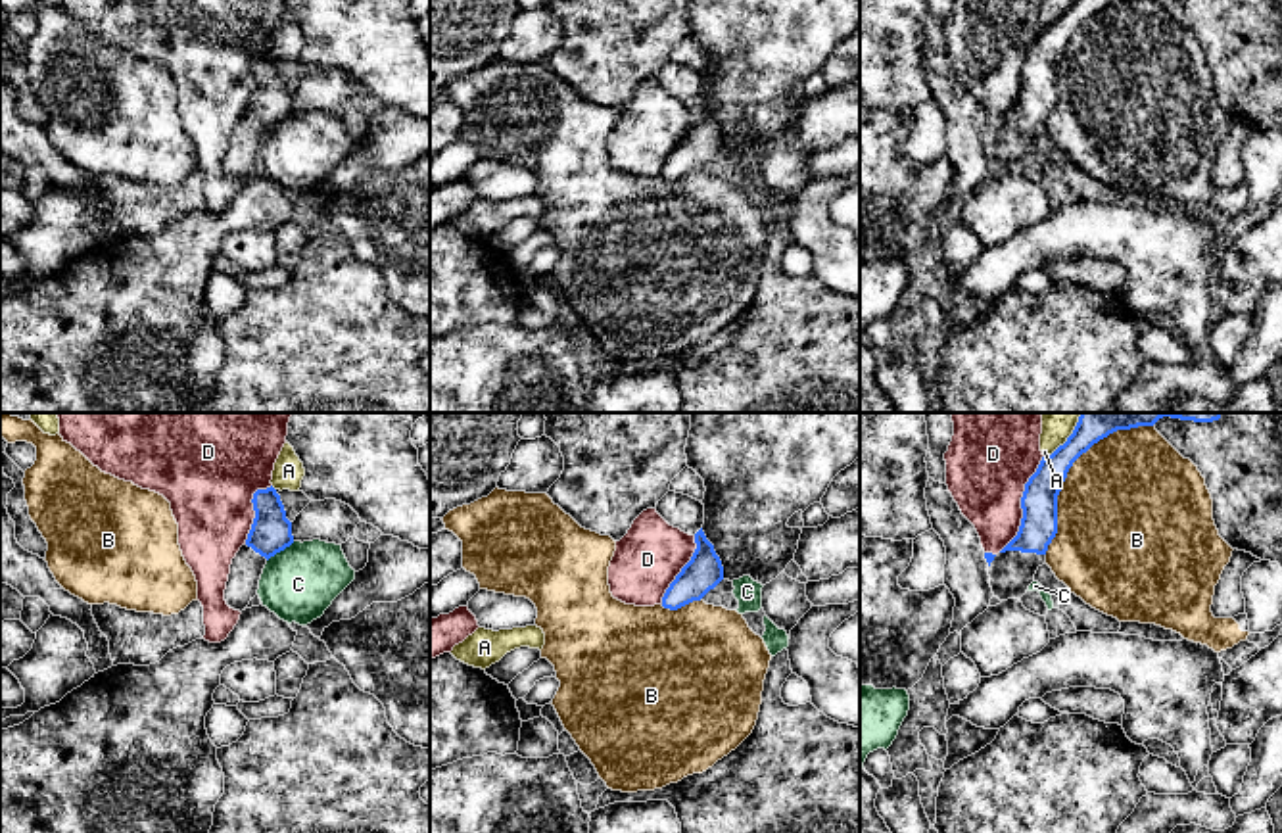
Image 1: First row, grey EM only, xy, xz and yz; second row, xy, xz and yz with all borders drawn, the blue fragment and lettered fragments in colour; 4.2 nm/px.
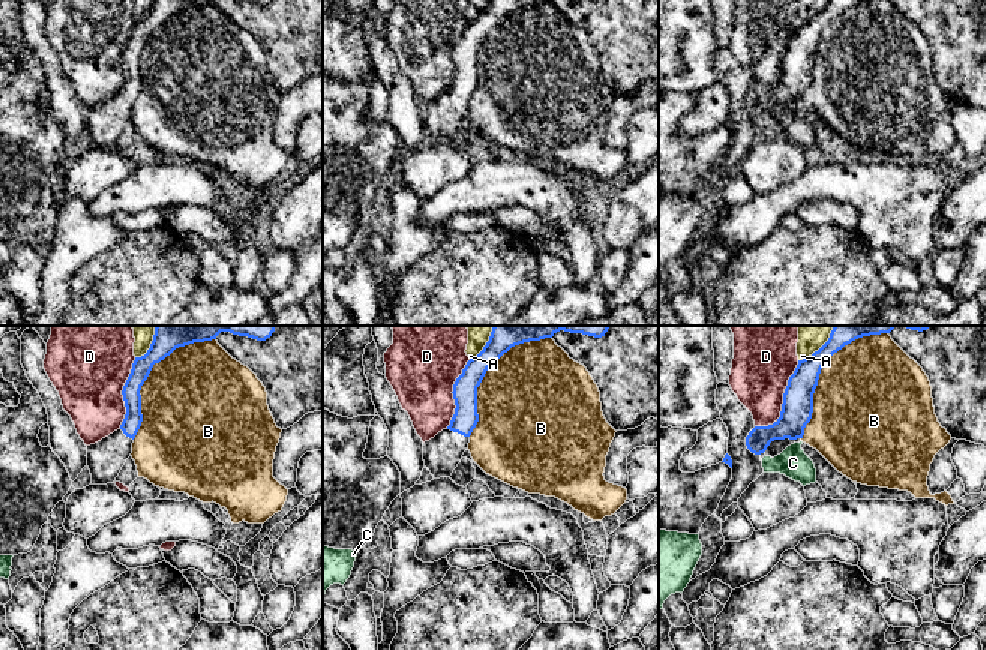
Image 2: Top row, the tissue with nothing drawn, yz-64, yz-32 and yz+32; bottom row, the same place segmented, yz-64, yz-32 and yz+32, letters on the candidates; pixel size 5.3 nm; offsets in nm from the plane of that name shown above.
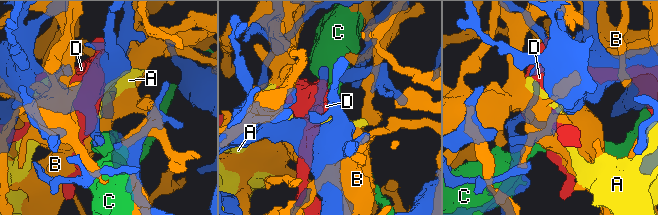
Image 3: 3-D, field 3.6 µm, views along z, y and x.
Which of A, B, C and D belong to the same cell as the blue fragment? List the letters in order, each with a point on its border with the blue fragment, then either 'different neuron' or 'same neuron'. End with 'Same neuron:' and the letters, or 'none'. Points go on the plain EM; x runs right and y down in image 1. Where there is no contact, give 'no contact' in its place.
A: meets blue in yz at (1060, 16); different neuron
B: meets blue in yz at (1062, 56); different neuron
C: meets blue in xy at (281, 119); different neuron
D: meets blue in yz at (1021, 73); different neuron
Same neuron: none

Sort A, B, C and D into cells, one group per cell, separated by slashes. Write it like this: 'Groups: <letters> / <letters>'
Groups: A / B / C / D

